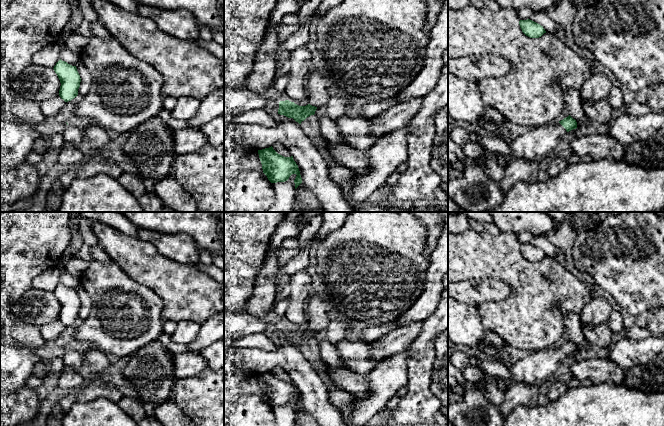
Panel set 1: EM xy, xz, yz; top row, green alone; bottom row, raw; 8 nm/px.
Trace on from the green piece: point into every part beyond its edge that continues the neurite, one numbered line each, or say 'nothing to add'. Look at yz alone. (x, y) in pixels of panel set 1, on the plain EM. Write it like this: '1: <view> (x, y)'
1: yz (538, 367)

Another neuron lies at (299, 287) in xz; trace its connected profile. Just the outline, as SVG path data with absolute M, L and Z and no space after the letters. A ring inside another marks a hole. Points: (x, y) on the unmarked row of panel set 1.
M303 269L288 276L285 288L289 297L289 305L285 313L287 324L299 330L308 329L306 306L313 291L311 277L307 270Z

